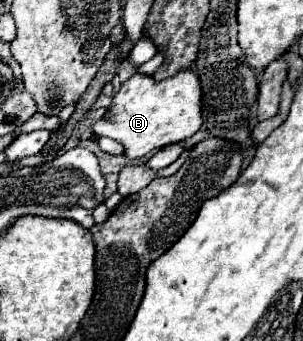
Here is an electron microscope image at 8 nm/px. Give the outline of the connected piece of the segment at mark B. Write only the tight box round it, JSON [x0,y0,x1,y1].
[93,69,201,159]

